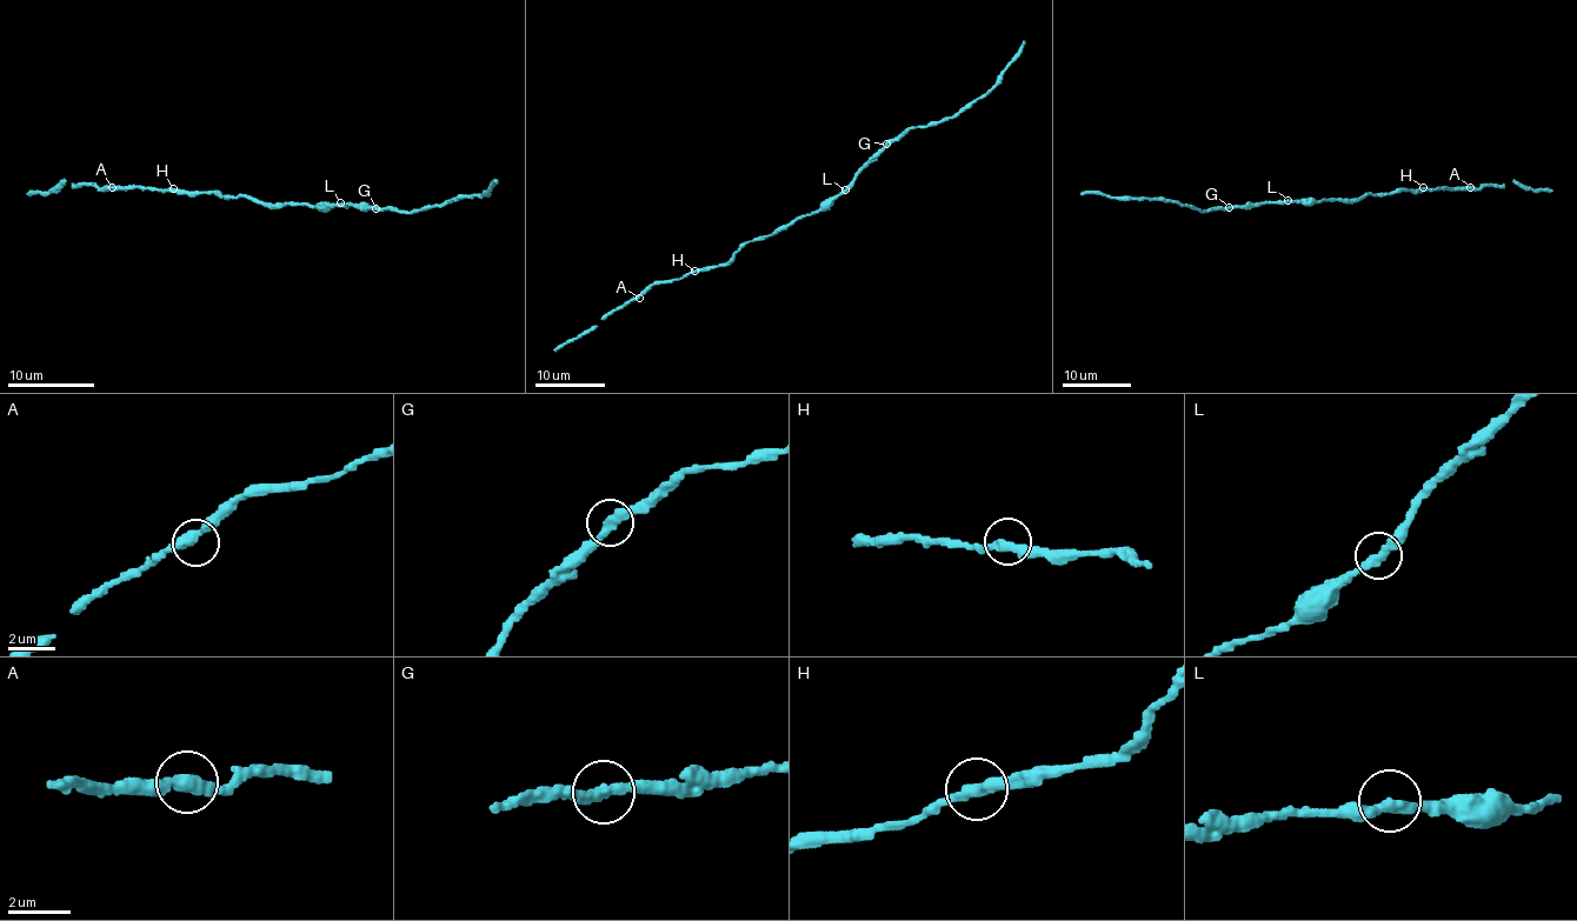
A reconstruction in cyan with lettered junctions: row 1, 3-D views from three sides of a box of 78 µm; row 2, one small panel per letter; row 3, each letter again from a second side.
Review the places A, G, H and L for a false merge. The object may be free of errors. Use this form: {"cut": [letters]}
{"cut": []}

